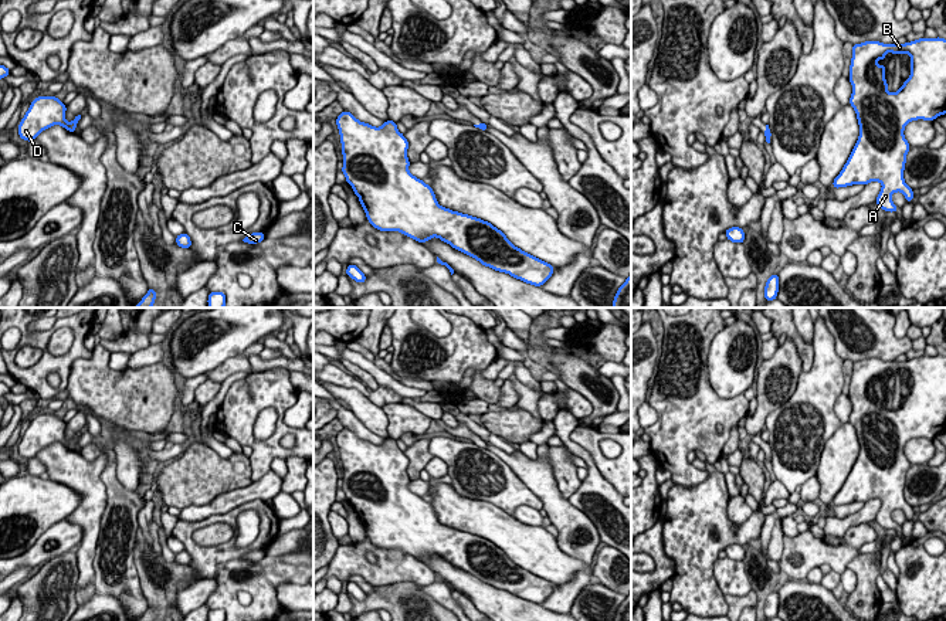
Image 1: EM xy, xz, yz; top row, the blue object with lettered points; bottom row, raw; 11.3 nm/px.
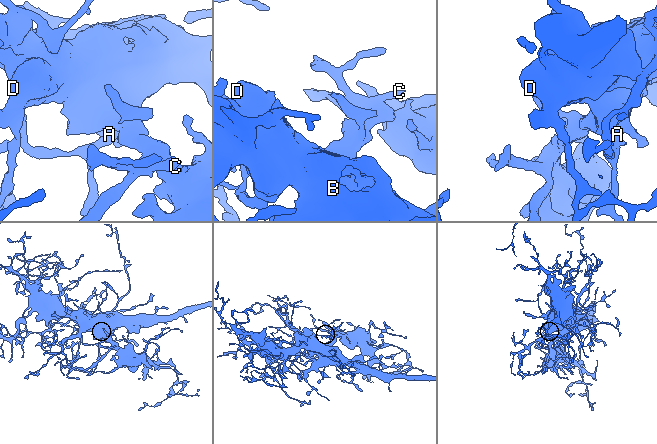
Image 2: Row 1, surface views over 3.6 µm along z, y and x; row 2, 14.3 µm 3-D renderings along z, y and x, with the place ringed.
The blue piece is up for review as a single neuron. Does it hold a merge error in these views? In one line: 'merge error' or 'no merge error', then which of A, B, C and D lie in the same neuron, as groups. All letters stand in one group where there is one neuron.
no merge error; groups A B C D

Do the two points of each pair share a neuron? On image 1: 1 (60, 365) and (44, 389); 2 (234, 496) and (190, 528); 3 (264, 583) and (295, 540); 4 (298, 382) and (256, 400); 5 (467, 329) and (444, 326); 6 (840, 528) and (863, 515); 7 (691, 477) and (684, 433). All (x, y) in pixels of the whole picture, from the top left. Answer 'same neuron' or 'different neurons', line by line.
1: same neuron
2: different neurons
3: different neurons
4: different neurons
5: different neurons
6: same neuron
7: same neuron

